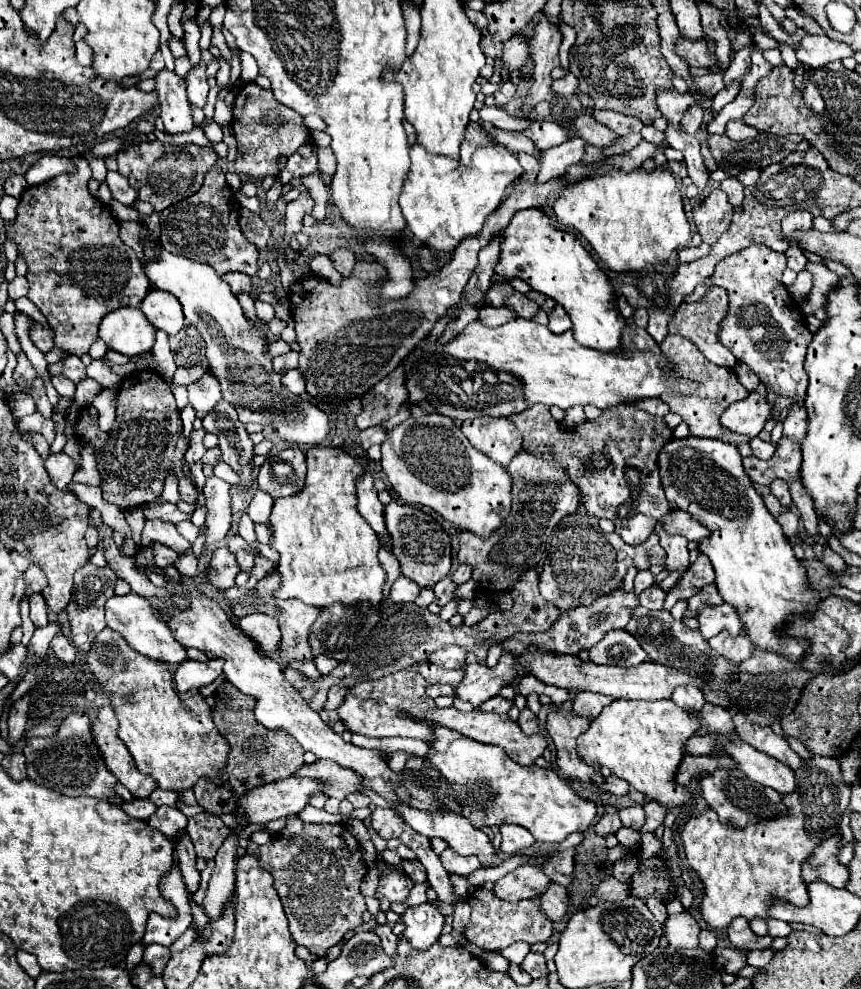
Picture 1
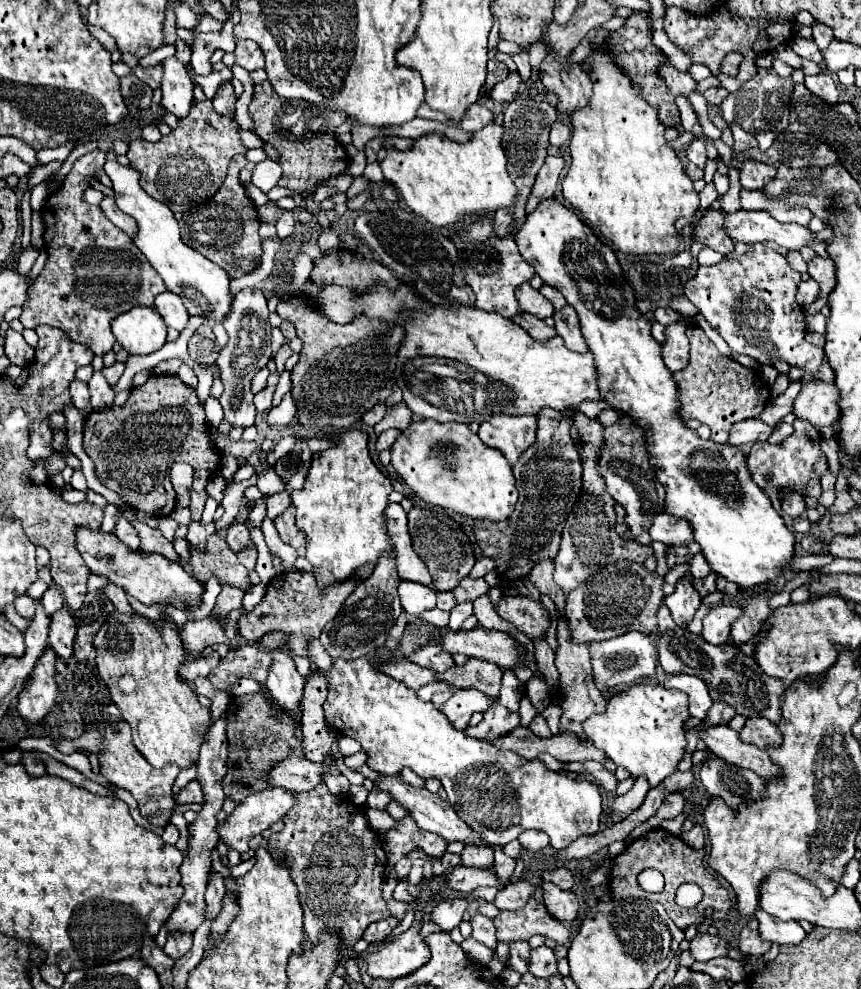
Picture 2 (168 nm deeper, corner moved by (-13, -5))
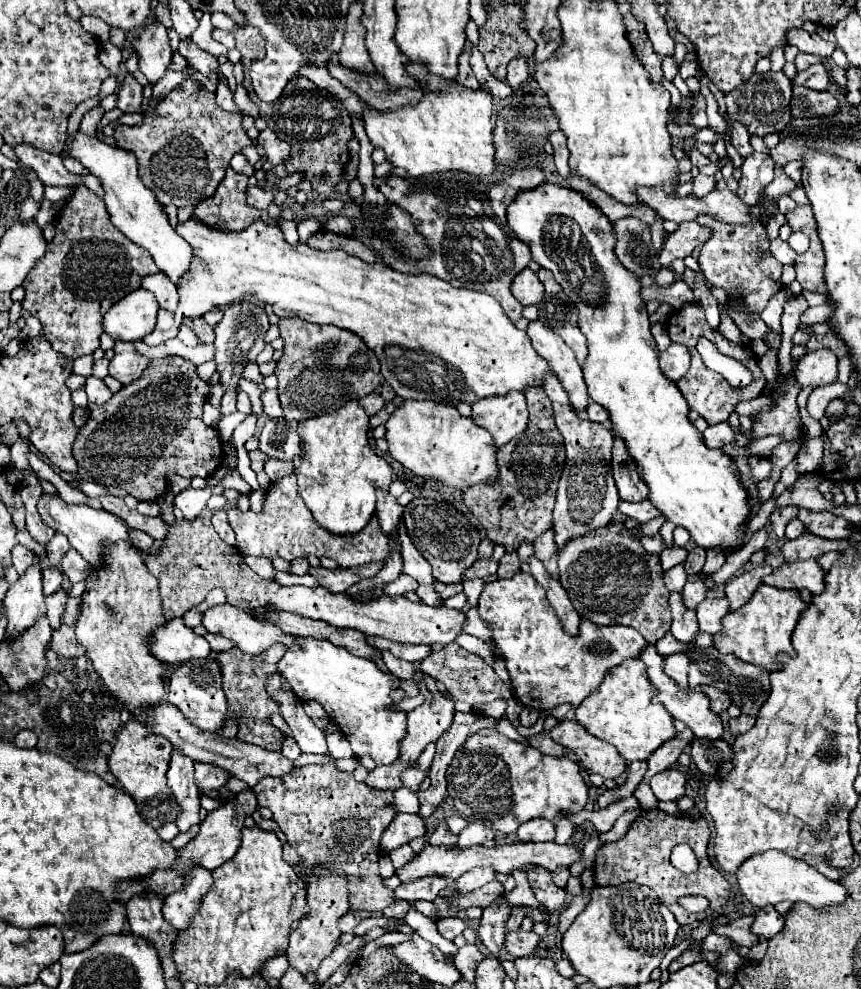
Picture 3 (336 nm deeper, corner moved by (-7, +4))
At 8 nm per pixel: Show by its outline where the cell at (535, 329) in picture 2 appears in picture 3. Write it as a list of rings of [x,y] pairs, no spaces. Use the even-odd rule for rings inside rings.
[[[531,321],[527,335],[535,351],[549,363],[561,387],[567,391],[569,405],[573,407],[573,411],[585,411],[589,405],[589,395],[583,381],[581,365],[577,363],[573,349],[567,347],[565,341],[553,331],[549,331],[549,327],[545,327],[541,321]]]

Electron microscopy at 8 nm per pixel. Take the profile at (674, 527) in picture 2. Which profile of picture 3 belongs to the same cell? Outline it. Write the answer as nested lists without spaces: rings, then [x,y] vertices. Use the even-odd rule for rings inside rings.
[[[645,499],[645,501],[639,501],[639,503],[627,503],[627,501],[621,501],[619,503],[619,511],[625,515],[625,517],[633,517],[637,519],[639,523],[647,523],[649,519],[655,519],[659,515],[659,511]]]

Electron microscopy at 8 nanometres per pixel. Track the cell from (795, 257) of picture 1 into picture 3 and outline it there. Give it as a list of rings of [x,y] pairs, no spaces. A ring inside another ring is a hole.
[[[773,239],[769,249],[773,251],[773,257],[775,257],[777,261],[781,261],[783,265],[793,265],[795,259],[797,259],[797,253],[795,253],[795,251],[789,247],[789,243],[783,241],[783,239]]]

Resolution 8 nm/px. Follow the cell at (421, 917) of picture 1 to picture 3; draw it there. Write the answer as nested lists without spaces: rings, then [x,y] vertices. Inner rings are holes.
[[[477,867],[473,871],[467,871],[465,875],[461,875],[455,883],[457,883],[457,891],[473,891],[477,887],[483,887],[489,881],[495,881],[495,869],[493,867]]]

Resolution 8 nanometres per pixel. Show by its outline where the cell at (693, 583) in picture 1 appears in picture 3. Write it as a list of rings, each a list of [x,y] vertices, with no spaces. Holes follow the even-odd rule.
[[[687,581],[687,585],[683,587],[681,591],[681,597],[683,597],[683,605],[687,609],[695,609],[703,599],[705,599],[705,585],[703,581]]]

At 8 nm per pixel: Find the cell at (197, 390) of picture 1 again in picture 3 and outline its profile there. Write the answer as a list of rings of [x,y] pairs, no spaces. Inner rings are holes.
[[[182,325],[182,327],[180,327],[177,338],[183,344],[191,347],[195,347],[199,343],[199,340],[197,336],[194,334],[194,332],[189,327],[185,327],[185,325]]]

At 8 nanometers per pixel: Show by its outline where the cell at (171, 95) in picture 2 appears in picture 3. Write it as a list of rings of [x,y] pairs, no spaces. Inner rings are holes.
[[[149,21],[139,37],[133,41],[133,49],[139,57],[139,69],[149,81],[159,81],[171,63],[171,45],[167,29],[159,21]]]

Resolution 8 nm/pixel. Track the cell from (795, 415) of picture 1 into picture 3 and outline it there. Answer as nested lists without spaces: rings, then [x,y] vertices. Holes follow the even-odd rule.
[[[831,349],[809,351],[799,359],[797,365],[797,383],[801,387],[821,387],[837,379],[837,357]]]

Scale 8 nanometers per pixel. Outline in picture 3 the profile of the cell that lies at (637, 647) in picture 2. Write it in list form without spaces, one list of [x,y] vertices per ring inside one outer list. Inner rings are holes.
[[[517,571],[509,579],[495,579],[487,583],[479,597],[479,615],[493,631],[507,673],[511,677],[515,699],[529,709],[549,711],[561,703],[577,707],[585,695],[593,693],[601,677],[611,667],[625,659],[639,657],[645,639],[633,627],[609,625],[601,627],[589,619],[581,619],[579,635],[565,633],[559,617],[545,597],[545,589],[527,571]]]

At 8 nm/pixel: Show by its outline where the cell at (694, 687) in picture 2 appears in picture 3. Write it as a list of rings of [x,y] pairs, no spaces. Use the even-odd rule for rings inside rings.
[[[673,653],[665,657],[665,667],[663,667],[665,675],[669,675],[681,687],[687,687],[687,669],[689,669],[689,659],[685,653]]]

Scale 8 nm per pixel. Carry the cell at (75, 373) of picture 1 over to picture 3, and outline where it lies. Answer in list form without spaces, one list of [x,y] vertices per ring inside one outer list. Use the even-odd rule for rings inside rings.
[[[87,377],[85,391],[87,391],[89,403],[95,403],[95,405],[103,405],[103,403],[107,403],[113,397],[113,393],[105,385],[105,381],[101,381],[97,377]]]

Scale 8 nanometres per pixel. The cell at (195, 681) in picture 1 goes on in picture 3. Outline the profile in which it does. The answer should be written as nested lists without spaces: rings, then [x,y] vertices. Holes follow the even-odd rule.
[[[171,619],[157,627],[157,631],[149,635],[149,651],[155,659],[173,665],[191,657],[209,657],[211,653],[205,637],[195,635],[193,629],[185,627],[183,619]]]

